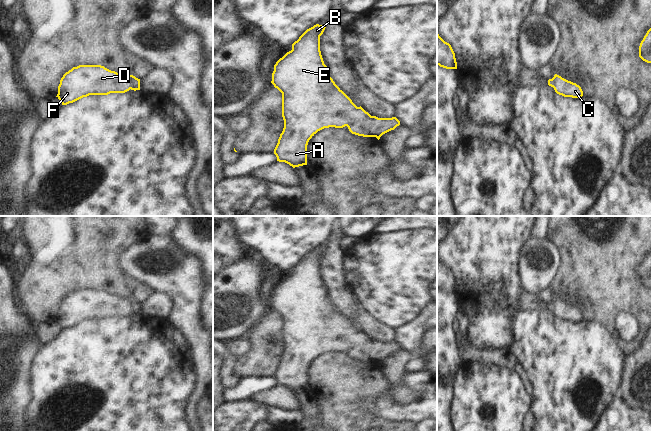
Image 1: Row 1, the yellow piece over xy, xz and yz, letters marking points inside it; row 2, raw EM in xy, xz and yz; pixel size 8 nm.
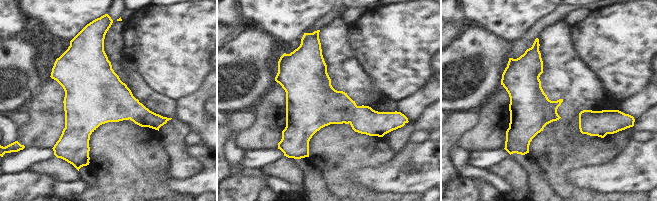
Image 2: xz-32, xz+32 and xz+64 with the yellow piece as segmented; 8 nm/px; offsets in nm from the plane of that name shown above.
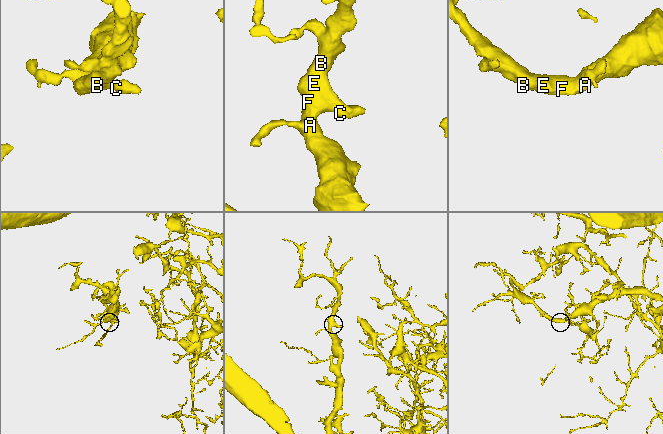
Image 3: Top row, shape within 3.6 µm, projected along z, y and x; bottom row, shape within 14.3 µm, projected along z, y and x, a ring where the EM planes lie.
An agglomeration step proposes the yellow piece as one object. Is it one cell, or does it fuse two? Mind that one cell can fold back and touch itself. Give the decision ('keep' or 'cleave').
keep

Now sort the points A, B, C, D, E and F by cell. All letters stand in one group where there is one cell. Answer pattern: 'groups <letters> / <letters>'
groups A B C D E F

